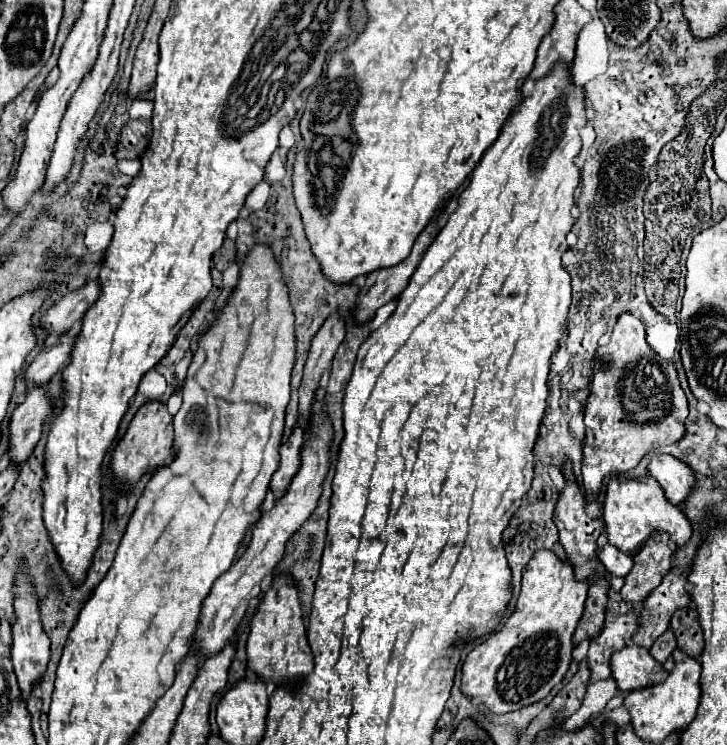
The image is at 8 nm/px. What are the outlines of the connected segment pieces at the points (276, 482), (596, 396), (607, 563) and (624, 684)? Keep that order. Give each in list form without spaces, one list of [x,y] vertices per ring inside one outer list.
[[[296,425],[290,439],[280,447],[280,463],[278,463],[278,469],[270,481],[270,489],[274,493],[274,499],[278,499],[286,491],[288,483],[296,475],[296,471],[300,467],[300,449],[302,449],[304,439],[306,439],[304,429],[300,425]]]
[[[622,313],[612,329],[608,343],[600,345],[594,357],[594,375],[590,383],[590,397],[584,409],[584,425],[586,425],[586,441],[582,447],[584,461],[582,461],[582,487],[586,495],[586,503],[592,503],[602,489],[602,481],[608,475],[620,475],[632,471],[644,455],[652,449],[672,445],[686,435],[686,421],[688,417],[688,401],[680,387],[678,373],[674,363],[660,359],[650,345],[646,343],[646,331],[642,321],[632,313]]]
[[[610,543],[598,553],[598,559],[606,567],[606,571],[614,577],[626,577],[632,569],[632,557]]]
[[[630,645],[612,655],[612,675],[622,691],[644,689],[664,683],[670,675],[662,663],[658,663],[648,649]]]

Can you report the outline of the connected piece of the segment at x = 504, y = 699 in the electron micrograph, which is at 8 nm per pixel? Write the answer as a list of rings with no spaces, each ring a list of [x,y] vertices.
[[[536,551],[536,555],[530,559],[530,563],[522,573],[522,589],[514,613],[506,619],[506,623],[500,629],[492,631],[480,645],[476,645],[468,653],[462,665],[462,685],[460,685],[462,695],[470,699],[480,699],[482,705],[486,705],[488,711],[496,715],[504,715],[544,699],[550,693],[550,689],[562,681],[572,661],[574,649],[572,635],[584,611],[586,593],[588,583],[576,581],[574,571],[568,563],[556,559],[552,551]]]

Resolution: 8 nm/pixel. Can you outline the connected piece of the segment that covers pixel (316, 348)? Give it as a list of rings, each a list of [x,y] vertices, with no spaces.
[[[334,311],[320,327],[318,335],[312,339],[310,355],[304,367],[304,379],[300,385],[300,417],[304,423],[308,423],[310,419],[314,391],[322,385],[322,375],[326,369],[330,369],[334,353],[338,351],[344,335],[346,335],[346,319],[338,311]]]

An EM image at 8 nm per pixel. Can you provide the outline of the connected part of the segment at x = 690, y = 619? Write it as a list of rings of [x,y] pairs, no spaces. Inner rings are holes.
[[[690,607],[678,611],[672,621],[670,621],[672,631],[676,633],[678,639],[678,649],[682,649],[686,655],[700,659],[700,653],[704,649],[704,637],[702,637],[702,627],[698,613]]]

